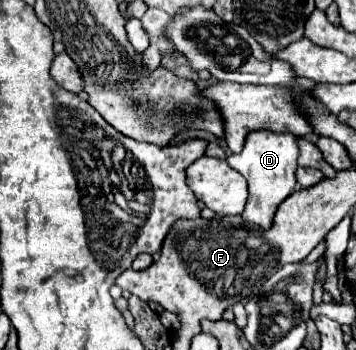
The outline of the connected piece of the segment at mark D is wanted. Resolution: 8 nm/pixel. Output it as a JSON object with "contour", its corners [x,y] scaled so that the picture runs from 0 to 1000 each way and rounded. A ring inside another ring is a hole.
{"contour":[[[756,371],[705,377],[688,400],[688,423],[677,429],[677,440],[649,440],[632,451],[643,463],[643,474],[660,480],[666,491],[677,491],[699,526],[694,589],[677,611],[677,623],[688,634],[711,634],[711,640],[733,646],[739,657],[761,651],[778,589],[823,549],[823,531],[834,520],[829,486],[834,486],[834,446],[840,446],[829,394],[834,389],[812,383],[812,377],[789,377],[789,383],[756,377]]]}

